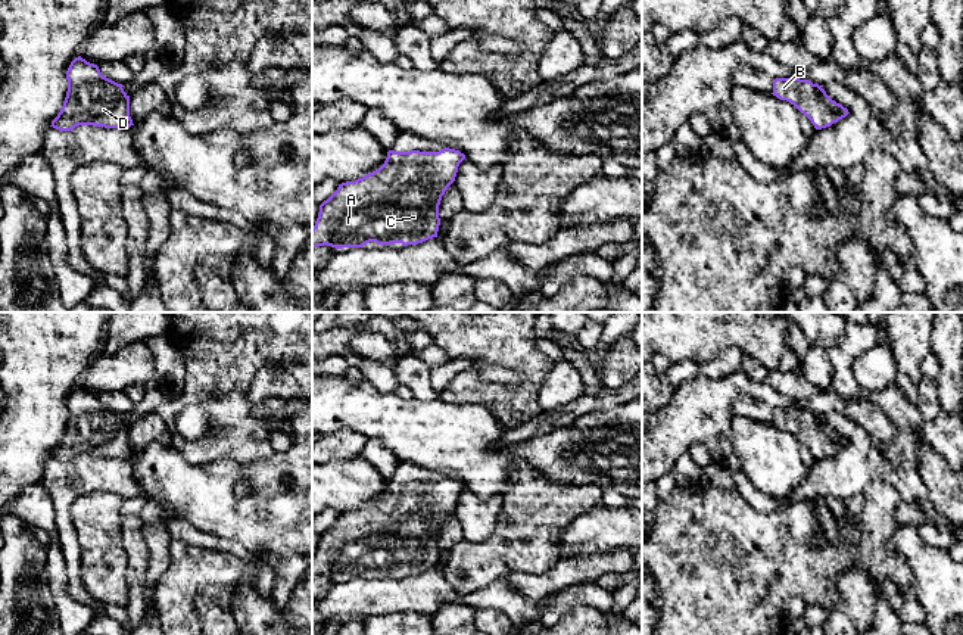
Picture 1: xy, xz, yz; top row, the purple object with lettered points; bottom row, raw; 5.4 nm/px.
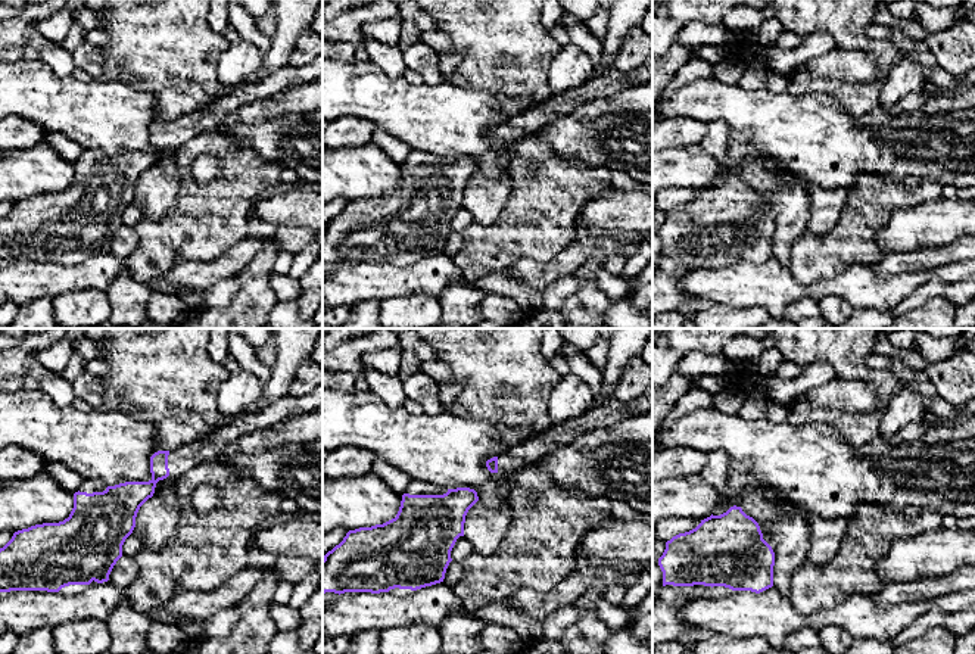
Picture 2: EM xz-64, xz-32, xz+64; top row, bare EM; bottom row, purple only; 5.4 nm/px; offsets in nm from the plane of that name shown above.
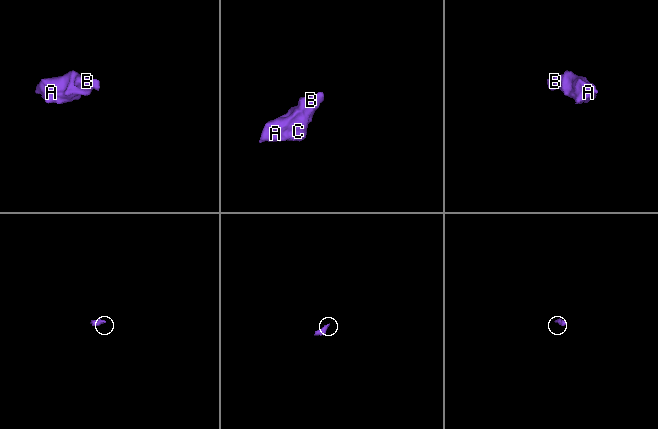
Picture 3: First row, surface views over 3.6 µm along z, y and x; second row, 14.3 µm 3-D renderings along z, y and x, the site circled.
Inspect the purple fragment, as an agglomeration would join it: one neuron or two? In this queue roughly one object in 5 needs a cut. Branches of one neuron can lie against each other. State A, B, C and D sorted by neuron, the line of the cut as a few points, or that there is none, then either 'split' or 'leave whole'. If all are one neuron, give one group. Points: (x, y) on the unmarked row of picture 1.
A B C D; no cut; leave whole

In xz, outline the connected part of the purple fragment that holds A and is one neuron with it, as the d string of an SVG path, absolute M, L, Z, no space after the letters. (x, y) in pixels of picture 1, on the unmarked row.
M449 477L439 482L389 480L378 499L355 511L339 514L337 520L320 535L312 557L312 579L324 575L336 579L362 578L370 572L408 576L437 567L442 526L455 511L464 489L464 483Z

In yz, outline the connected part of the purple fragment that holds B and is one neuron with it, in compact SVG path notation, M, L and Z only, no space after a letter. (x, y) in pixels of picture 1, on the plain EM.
M776 408L772 424L794 435L816 460L830 457L850 443L847 438L832 430L822 415L808 410Z

